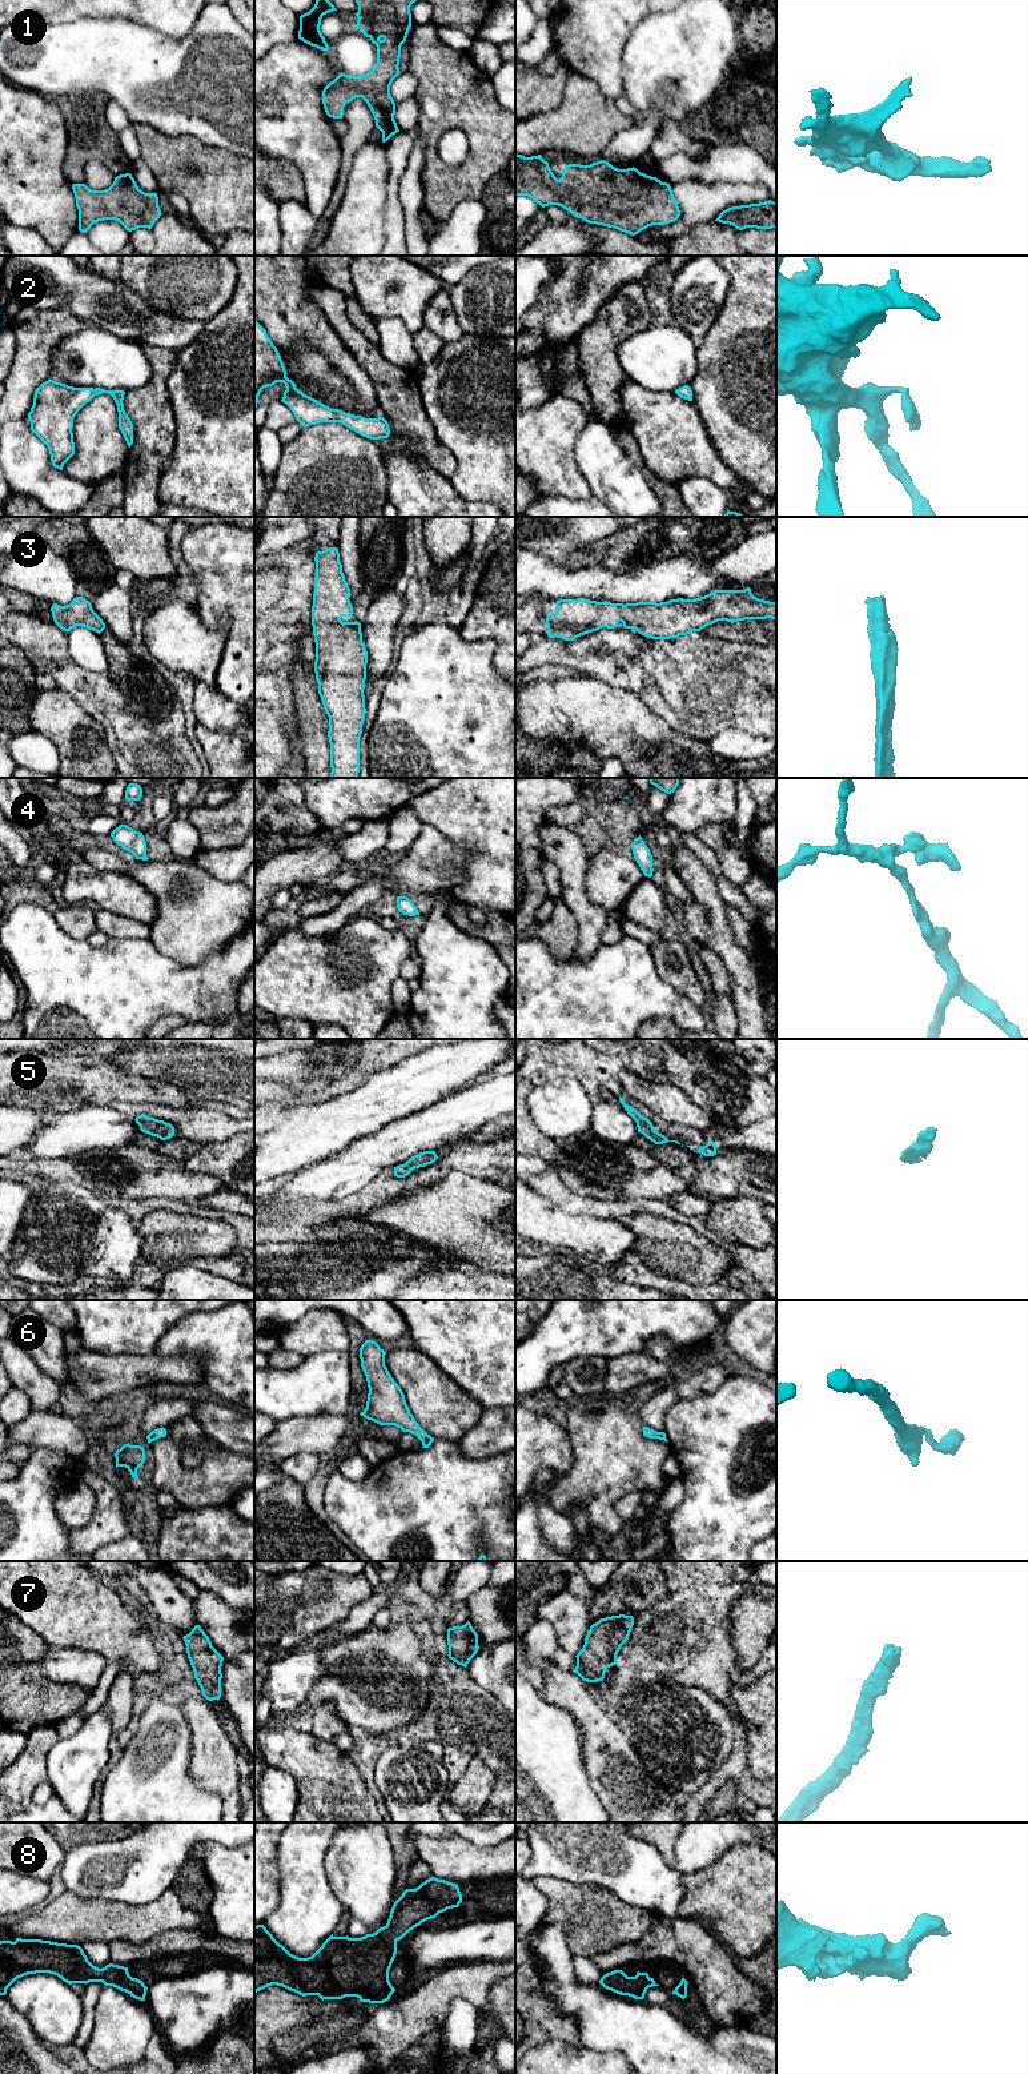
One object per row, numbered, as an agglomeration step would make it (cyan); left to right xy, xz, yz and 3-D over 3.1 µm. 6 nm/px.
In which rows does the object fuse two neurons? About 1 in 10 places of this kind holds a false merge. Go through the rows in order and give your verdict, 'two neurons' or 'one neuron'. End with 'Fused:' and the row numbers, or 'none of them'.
1: one neuron
2: one neuron
3: one neuron
4: one neuron
5: one neuron
6: one neuron
7: one neuron
8: one neuron
Fused: none of them

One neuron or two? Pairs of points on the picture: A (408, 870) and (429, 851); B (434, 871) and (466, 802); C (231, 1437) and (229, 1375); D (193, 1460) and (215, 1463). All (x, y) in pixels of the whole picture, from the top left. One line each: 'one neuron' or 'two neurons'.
A: one neuron
B: two neurons
C: two neurons
D: two neurons

